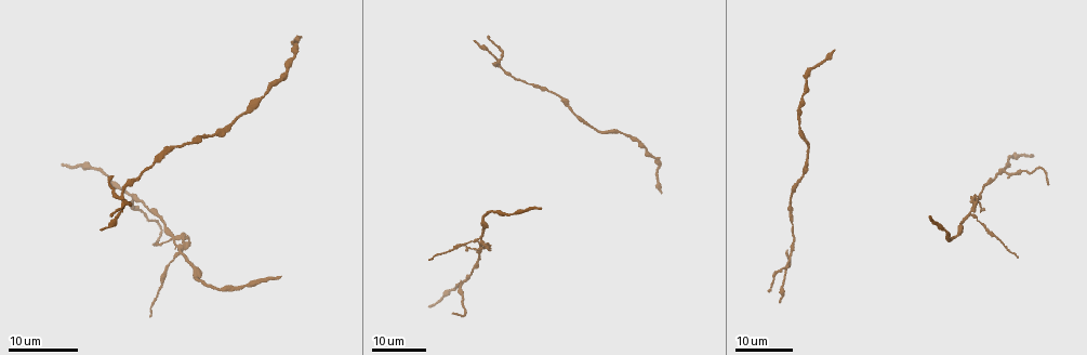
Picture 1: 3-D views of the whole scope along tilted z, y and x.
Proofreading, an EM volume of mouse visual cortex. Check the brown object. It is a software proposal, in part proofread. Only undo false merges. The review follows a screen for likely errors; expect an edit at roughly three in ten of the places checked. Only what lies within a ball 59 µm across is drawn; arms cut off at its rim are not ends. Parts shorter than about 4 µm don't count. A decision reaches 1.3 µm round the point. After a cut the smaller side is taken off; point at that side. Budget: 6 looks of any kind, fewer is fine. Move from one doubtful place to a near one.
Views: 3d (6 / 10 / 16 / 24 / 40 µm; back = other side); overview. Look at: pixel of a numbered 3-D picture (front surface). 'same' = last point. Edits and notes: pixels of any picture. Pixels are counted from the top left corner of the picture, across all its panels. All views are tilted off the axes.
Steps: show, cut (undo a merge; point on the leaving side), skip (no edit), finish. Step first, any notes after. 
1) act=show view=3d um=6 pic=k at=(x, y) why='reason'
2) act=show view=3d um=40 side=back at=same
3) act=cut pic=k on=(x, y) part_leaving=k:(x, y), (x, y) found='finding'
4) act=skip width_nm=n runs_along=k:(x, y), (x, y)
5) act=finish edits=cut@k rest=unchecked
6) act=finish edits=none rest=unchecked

act=show view=3d um=24 pic=1 at=(1006, 172) why='looks like a crossing'

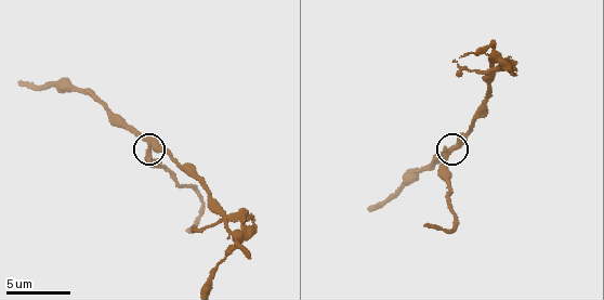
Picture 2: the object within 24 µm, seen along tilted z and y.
act=show view=3d um=6 pic=2 at=(453, 146)

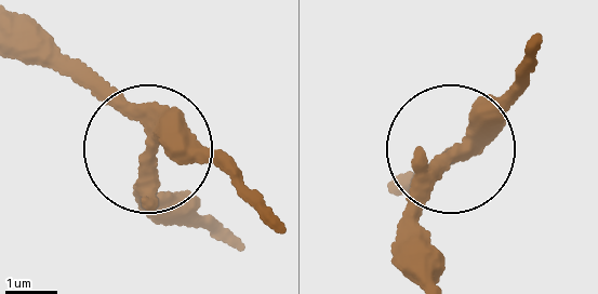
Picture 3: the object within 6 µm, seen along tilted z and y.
act=cut pic=3 on=(142, 194) width_nm=280 part_leaving=3:(448, 154), (419, 219), (419, 278) found='a second cell is stuck on'

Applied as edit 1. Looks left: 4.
act=show view=3d um=16 pic=2 at=(231, 247) why='small branch off a trunk'

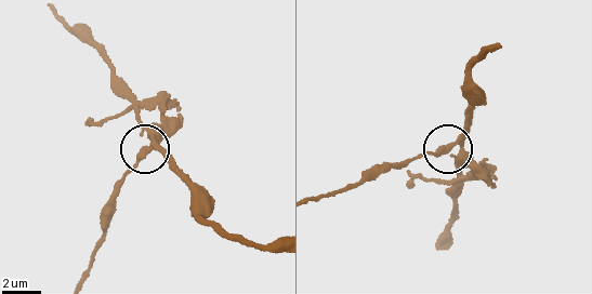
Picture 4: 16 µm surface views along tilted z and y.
act=cut pic=4 on=(117, 184) width_nm=340 found='two cells meet here'

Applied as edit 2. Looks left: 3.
act=show view=3d um=24 pic=1 at=(516, 80) why='calibre changes'

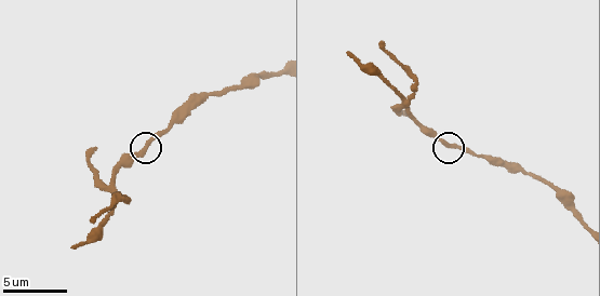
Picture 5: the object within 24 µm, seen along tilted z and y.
act=show view=3d um=10 pic=5 at=(444, 145) why='closer look'

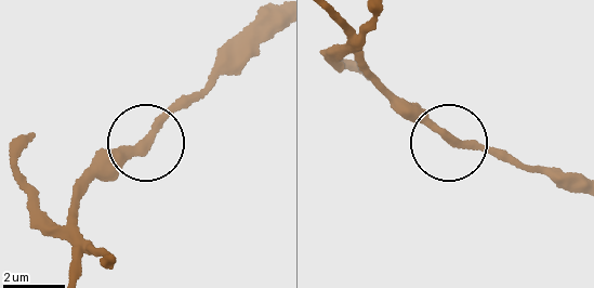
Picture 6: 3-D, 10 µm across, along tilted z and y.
act=skip found='continuous, no second cell'

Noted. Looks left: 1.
act=finish edits=cut@3,cut@4 rest=unchecked

